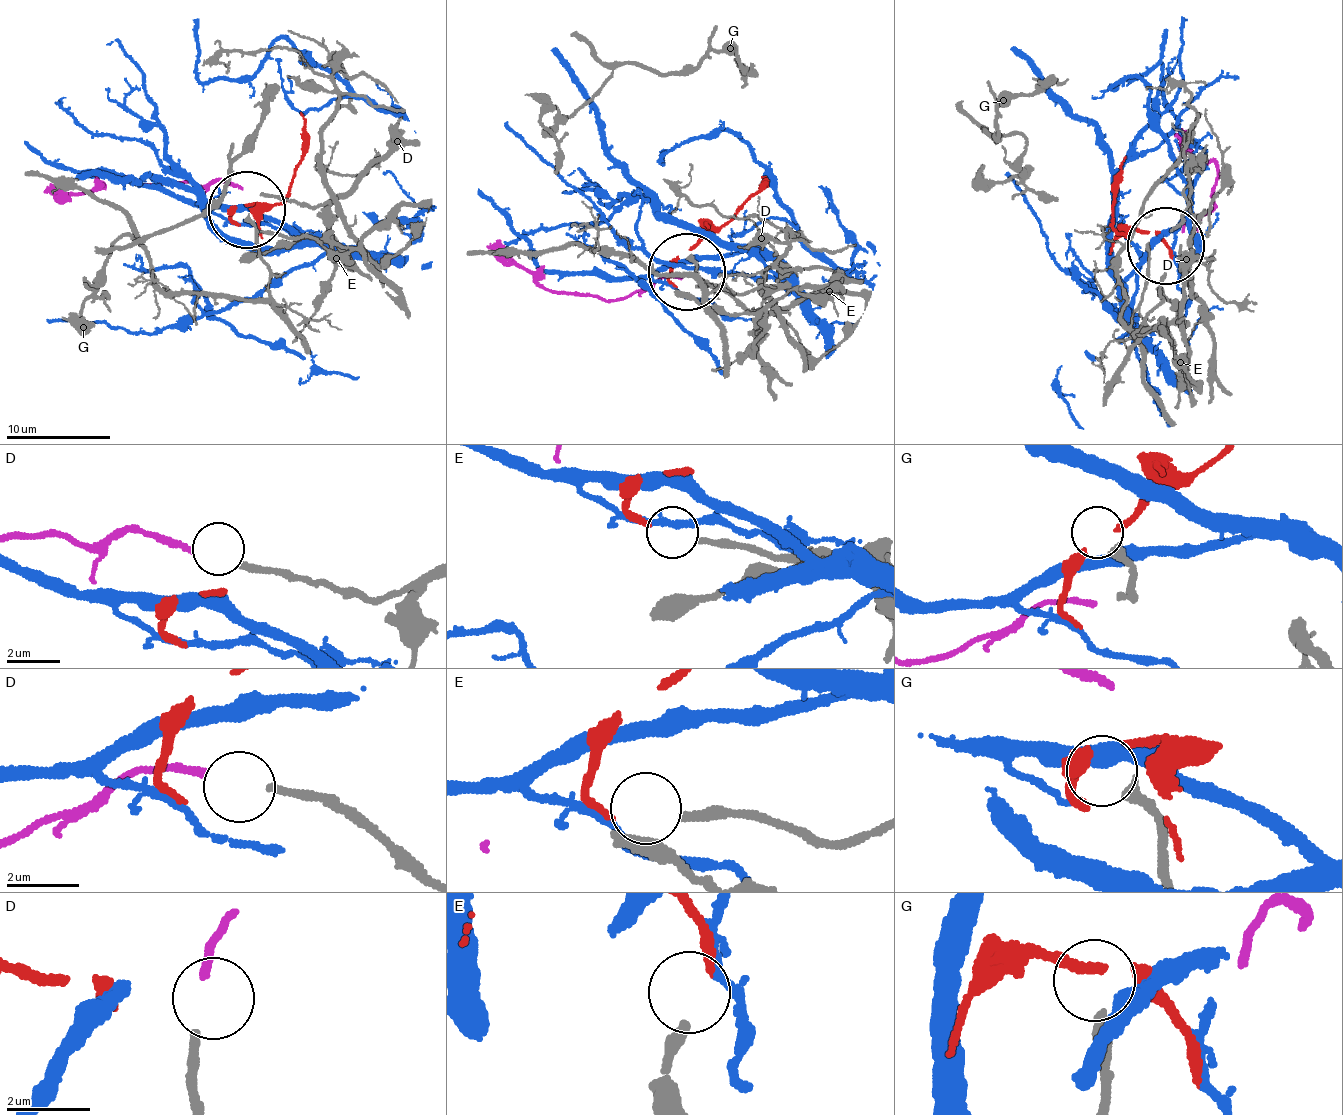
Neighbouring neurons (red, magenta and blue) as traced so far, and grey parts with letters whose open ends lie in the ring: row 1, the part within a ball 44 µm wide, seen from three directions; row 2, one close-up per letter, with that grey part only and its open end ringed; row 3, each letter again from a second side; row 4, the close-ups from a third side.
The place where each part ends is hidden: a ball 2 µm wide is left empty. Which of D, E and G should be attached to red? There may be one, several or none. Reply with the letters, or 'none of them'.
E

